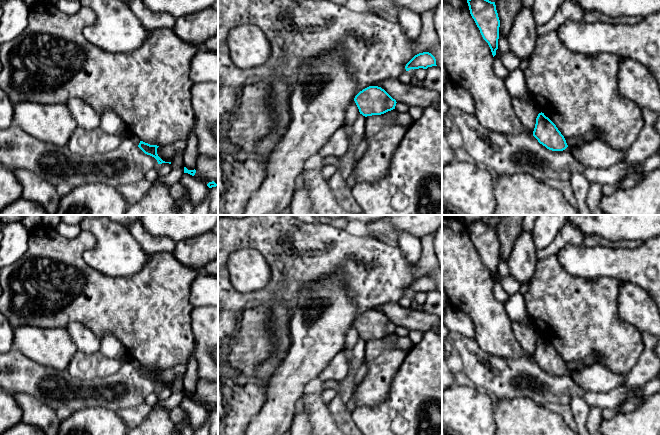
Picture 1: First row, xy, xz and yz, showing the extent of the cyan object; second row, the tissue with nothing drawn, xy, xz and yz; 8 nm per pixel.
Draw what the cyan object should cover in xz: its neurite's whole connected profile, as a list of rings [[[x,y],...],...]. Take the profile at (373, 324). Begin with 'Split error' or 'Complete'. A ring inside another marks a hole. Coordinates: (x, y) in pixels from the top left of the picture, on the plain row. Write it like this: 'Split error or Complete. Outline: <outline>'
Complete. Outline: [[[369,310],[360,315],[354,325],[363,340],[381,339],[395,333],[396,324],[384,313],[378,310]]]

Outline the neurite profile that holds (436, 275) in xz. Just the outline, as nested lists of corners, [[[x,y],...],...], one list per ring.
[[[437,268],[428,276],[435,281],[436,289],[442,295],[442,271],[440,270],[440,268]]]

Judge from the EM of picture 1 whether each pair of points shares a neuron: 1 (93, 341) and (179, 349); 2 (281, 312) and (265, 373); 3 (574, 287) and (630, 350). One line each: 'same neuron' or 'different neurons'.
1: different neurons
2: same neuron
3: same neuron

